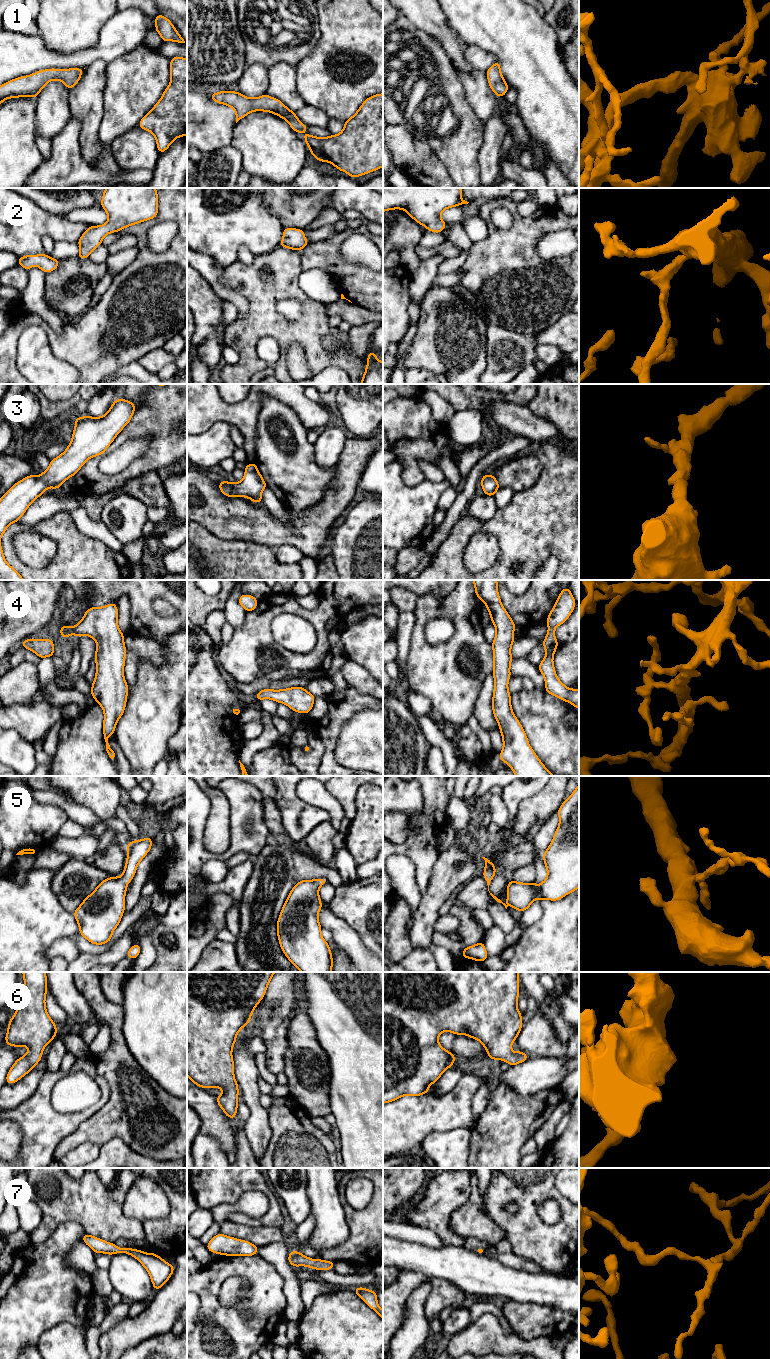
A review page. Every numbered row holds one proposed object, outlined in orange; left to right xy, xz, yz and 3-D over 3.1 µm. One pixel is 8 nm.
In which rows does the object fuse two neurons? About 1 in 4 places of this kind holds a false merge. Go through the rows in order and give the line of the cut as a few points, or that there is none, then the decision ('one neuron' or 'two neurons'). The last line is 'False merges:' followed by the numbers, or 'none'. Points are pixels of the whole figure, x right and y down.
1: cut none; one neuron
2: cut none; one neuron
3: cut none; one neuron
4: cut none; one neuron
5: cut none; one neuron
6: cut none; one neuron
7: cut none; one neuron
False merges: none

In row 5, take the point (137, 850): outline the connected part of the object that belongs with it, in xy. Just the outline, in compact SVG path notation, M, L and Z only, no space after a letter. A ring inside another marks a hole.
M152 838L129 842L123 875L103 880L74 911L79 933L90 943L102 945L112 939L112 932L125 911L127 884L132 881L138 864L150 851Z

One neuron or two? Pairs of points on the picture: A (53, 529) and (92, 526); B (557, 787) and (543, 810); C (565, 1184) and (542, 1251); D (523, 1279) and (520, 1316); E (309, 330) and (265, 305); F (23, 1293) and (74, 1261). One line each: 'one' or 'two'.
A: two
B: one
C: two
D: two
E: one
F: two

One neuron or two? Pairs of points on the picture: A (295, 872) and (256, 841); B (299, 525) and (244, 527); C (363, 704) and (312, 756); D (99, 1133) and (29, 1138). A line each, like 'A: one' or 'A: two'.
A: two
B: one
C: two
D: two

